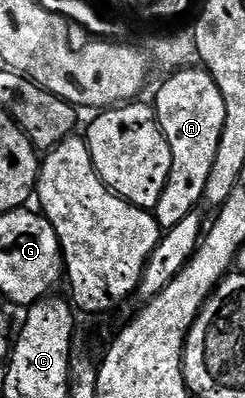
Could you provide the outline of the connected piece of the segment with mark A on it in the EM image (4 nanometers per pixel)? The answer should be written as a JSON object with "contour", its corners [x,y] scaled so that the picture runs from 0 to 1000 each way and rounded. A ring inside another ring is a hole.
{"contour":[[[759,168],[698,188],[620,259],[645,319],[702,374],[686,465],[669,465],[669,485],[620,533],[629,553],[665,575],[722,565],[751,545],[767,545],[767,535],[812,528],[837,503],[849,445],[865,445],[865,412],[882,405],[882,374],[906,352],[914,299],[927,291],[894,216],[833,173]]]}

